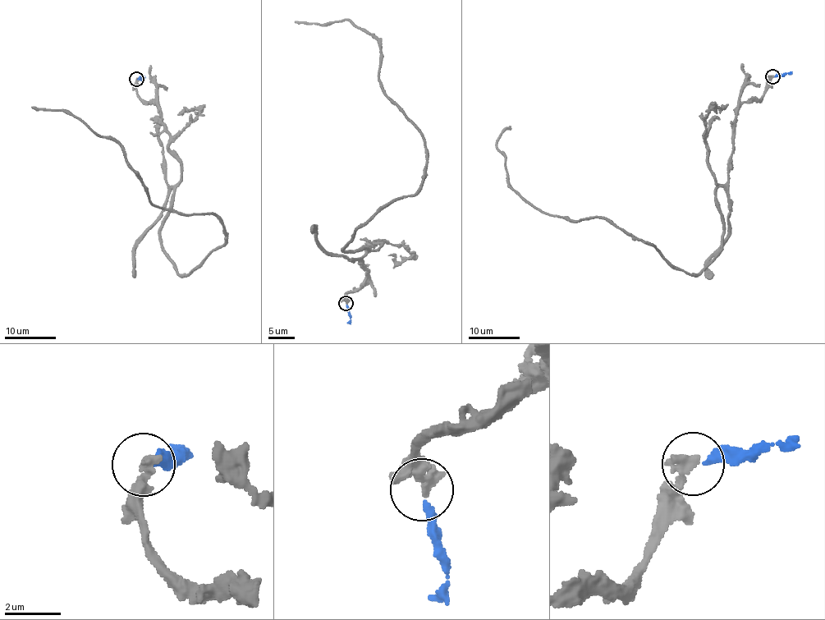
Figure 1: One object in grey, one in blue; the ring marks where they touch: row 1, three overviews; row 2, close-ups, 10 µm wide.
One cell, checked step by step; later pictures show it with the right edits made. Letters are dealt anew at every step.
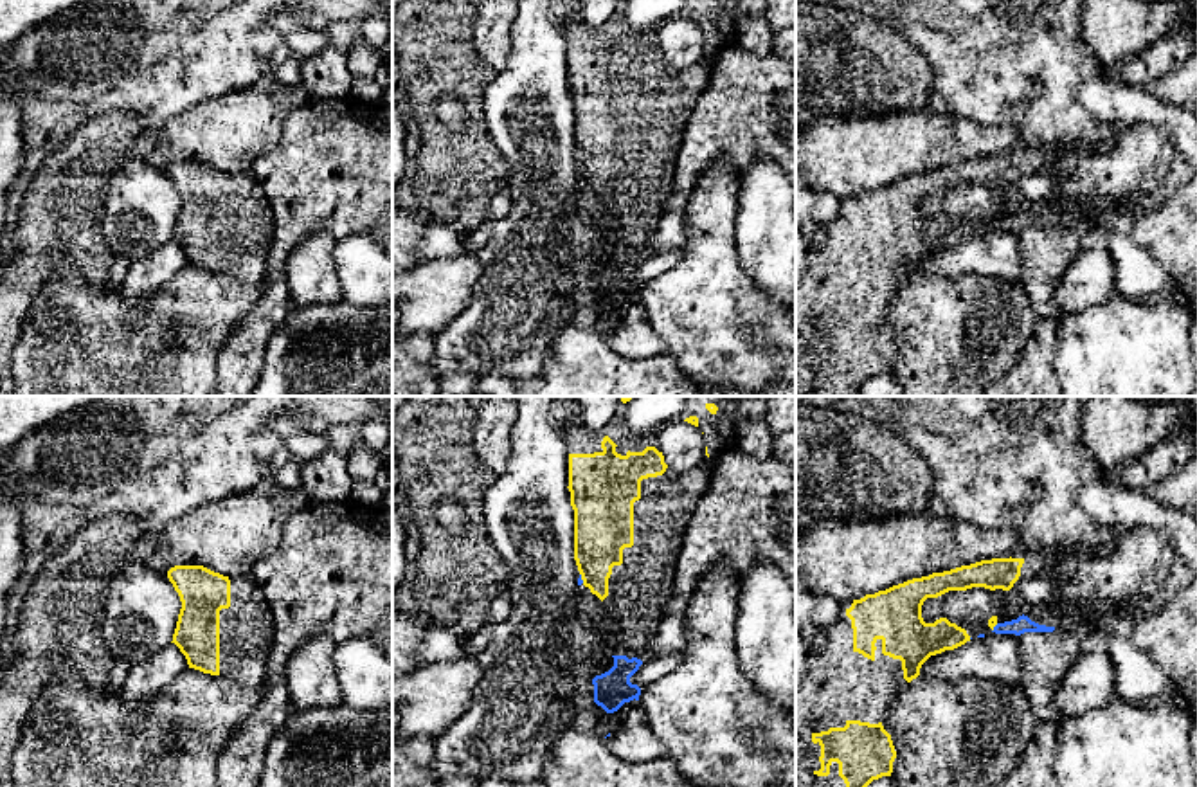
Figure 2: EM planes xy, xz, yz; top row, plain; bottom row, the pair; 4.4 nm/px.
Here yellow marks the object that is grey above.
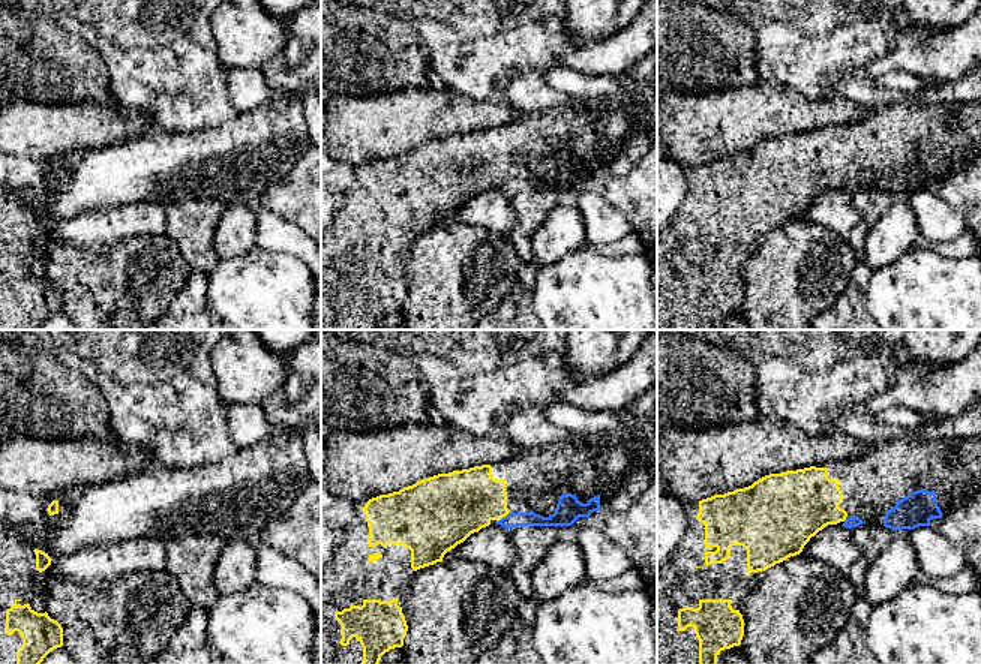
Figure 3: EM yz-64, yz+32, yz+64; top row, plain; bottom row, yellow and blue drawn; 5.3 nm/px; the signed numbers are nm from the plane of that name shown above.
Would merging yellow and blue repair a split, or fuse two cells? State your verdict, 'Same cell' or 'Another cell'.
Same cell

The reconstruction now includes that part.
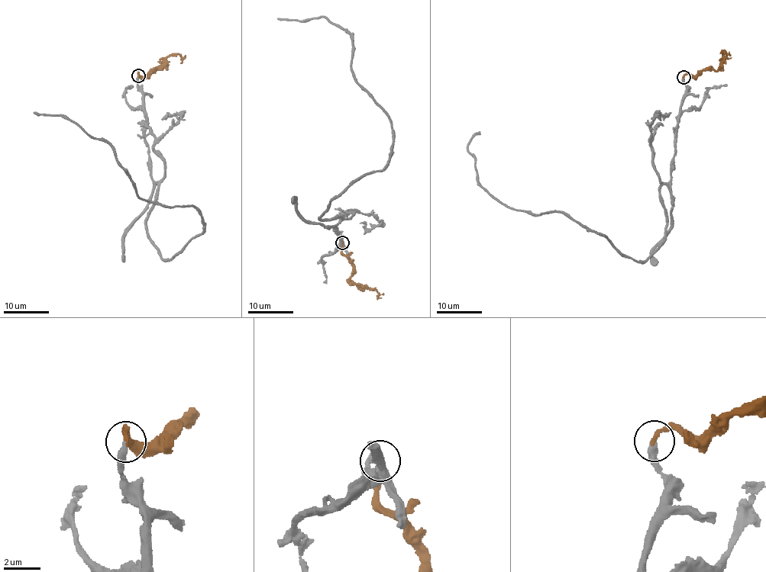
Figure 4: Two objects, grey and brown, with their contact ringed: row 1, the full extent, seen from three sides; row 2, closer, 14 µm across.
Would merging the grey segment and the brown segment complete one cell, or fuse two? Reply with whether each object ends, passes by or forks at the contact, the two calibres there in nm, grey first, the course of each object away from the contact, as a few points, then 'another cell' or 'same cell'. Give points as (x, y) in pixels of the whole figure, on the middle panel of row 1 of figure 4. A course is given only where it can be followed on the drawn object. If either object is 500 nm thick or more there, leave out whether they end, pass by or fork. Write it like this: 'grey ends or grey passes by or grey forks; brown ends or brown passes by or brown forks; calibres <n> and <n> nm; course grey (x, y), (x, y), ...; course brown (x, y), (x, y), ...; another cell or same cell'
grey ends; brown ends; calibres 360 and 240 nm; course grey (343, 242), (340, 218), (318, 218), (386, 164), (389, 116), (357, 81), (346, 29), (277, 17); course brown (343, 242), (342, 252), (352, 265), (350, 280), (359, 287), (377, 291), (377, 299); same cell

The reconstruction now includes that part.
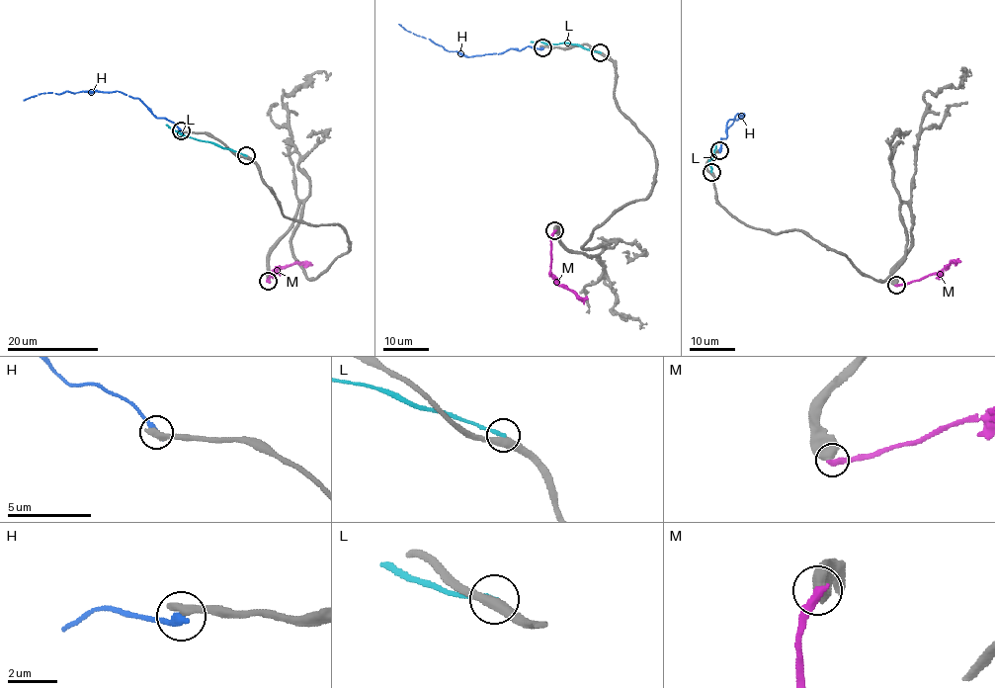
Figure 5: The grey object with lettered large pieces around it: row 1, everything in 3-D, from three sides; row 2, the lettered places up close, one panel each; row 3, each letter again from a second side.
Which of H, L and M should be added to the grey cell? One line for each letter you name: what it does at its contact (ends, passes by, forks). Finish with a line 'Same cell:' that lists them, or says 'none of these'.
Same cell: none of these

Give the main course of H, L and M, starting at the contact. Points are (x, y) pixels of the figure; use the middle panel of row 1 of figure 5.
H: (541, 47), (508, 48), (499, 53), (461, 55), (398, 24)
L: (601, 51), (569, 42), (530, 42)
M: (554, 231), (550, 275), (558, 284), (588, 299)

